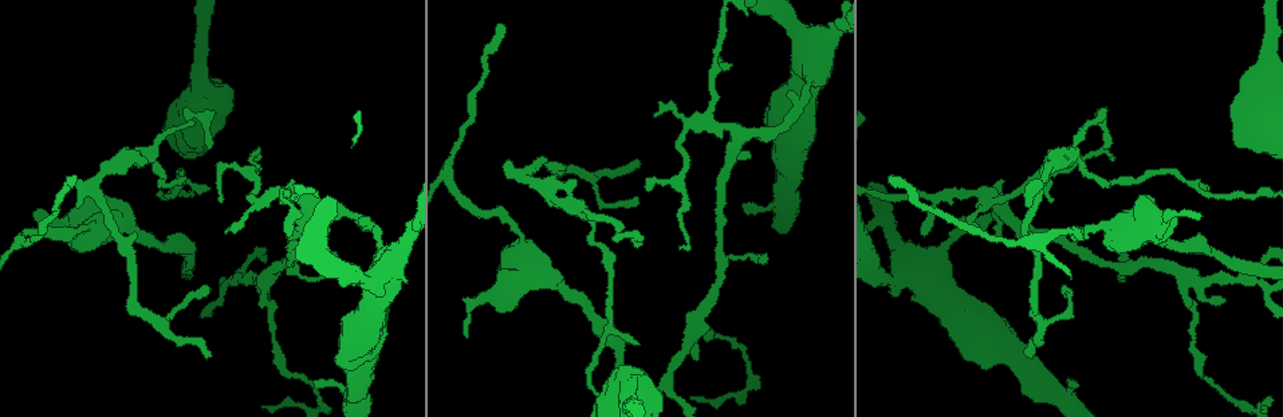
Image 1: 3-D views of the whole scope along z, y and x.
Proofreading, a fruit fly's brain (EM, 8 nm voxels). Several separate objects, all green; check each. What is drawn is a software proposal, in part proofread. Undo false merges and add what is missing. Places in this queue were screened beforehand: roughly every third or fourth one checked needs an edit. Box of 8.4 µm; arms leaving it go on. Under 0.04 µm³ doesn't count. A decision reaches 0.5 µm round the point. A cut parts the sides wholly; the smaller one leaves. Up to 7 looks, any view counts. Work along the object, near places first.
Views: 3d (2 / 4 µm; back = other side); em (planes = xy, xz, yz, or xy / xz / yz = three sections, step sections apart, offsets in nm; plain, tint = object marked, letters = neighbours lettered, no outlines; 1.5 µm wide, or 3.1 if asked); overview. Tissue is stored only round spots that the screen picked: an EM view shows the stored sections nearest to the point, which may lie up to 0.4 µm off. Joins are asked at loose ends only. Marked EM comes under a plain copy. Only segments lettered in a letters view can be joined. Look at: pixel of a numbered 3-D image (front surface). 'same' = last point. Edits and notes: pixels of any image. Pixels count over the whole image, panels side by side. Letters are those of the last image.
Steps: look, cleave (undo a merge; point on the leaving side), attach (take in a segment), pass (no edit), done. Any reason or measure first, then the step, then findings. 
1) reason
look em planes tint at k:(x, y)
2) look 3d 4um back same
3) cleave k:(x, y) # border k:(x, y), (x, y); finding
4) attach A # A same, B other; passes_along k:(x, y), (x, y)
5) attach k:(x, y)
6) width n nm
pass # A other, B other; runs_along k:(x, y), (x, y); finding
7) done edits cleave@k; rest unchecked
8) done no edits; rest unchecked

tapers out
look em planes letters at 1:(1050, 201)

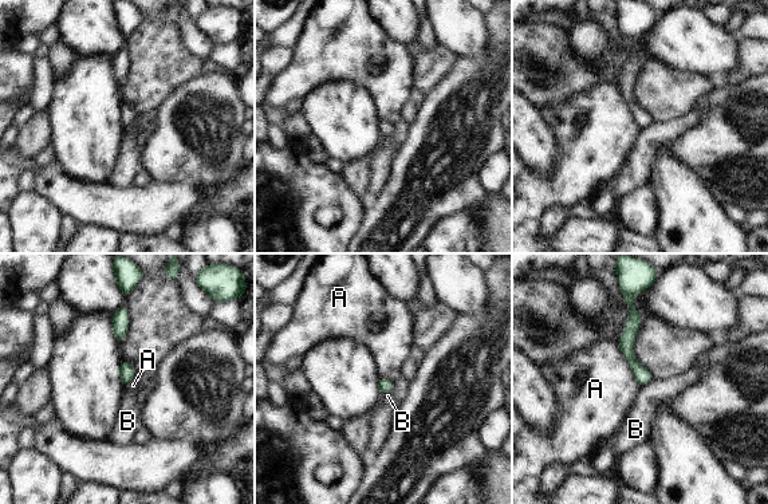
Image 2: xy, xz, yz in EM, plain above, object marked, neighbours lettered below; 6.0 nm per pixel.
pass # A other, B other; border 2:(617, 345), (641, 386); none of them fits

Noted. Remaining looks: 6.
branch stops here
look 3d 2um at 1:(1028, 353)

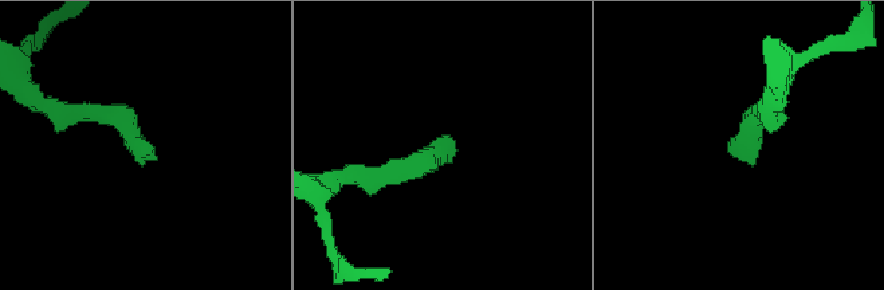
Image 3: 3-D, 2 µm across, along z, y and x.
need the tissue
look em xz step 4 tint at 3:(151, 154)

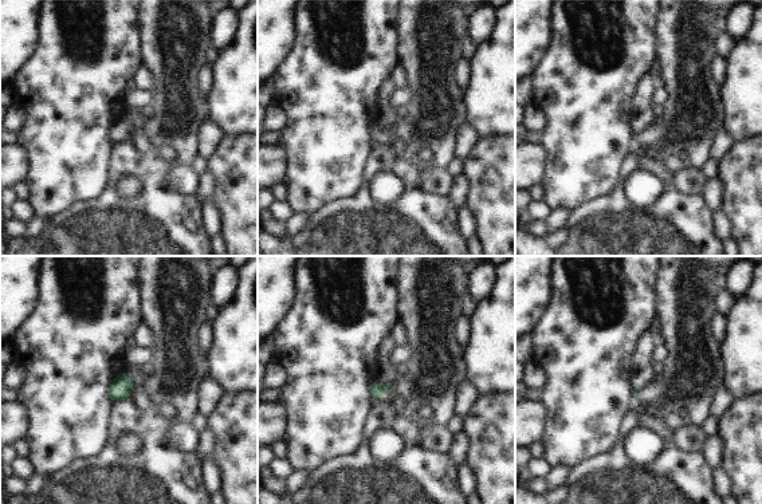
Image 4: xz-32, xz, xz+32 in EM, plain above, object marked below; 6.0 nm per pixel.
look em planes letters same

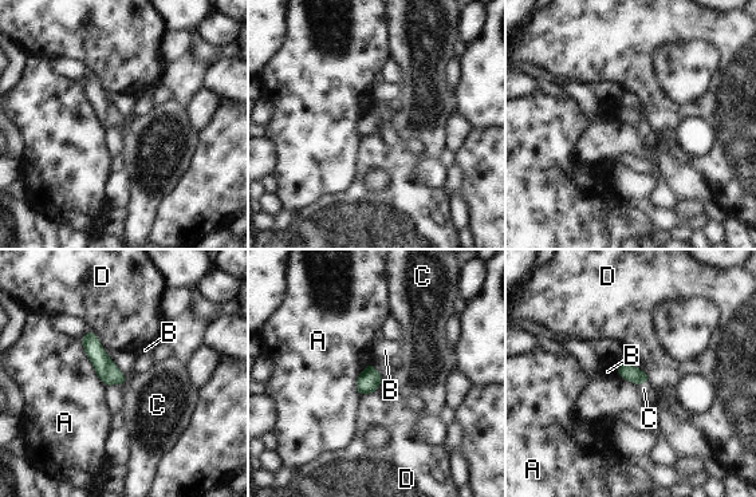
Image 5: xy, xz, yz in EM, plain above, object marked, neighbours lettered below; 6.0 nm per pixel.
width 90 nm
attach C # A other, B other, C same, D other; passes_along 5:(633, 374), (642, 382), (644, 389); it goes on there

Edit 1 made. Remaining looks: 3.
abrupt turn
look em planes letters at 1:(719, 261)

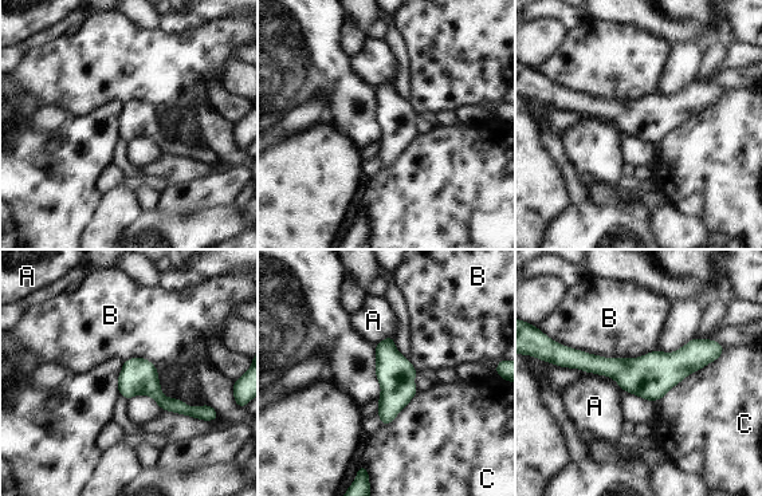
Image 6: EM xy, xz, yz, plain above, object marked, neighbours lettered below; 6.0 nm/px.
width 220 nm
pass # A other, B other, C other; runs_along 6:(719, 347), (674, 367), (569, 359); all the same neuron

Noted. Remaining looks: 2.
done edits attach@5; rest unchecked

